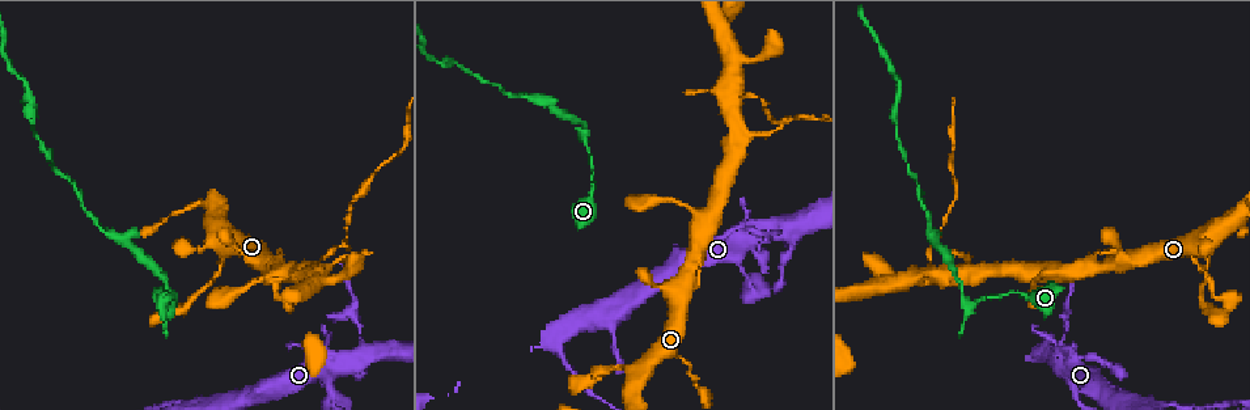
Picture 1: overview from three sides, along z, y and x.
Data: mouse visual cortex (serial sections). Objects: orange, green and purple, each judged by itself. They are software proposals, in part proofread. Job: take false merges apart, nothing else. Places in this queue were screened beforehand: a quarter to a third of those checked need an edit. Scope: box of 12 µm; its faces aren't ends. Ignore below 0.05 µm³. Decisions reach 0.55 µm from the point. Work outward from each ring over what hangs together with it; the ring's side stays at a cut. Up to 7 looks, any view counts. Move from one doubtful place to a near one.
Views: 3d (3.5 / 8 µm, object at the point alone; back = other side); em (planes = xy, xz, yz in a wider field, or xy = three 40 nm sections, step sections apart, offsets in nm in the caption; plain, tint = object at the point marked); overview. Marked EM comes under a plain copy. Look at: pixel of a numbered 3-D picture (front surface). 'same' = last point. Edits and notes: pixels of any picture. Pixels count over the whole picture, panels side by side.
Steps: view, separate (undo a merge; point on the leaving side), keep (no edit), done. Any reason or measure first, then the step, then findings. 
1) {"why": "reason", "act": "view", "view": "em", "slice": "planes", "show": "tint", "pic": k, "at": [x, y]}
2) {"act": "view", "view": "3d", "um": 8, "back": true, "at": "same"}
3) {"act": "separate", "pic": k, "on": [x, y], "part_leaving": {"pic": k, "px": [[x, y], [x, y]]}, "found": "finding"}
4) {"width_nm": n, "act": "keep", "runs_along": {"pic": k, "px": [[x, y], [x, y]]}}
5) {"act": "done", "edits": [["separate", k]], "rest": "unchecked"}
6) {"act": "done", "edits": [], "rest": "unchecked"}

{"why": "sharp bend", "act": "view", "view": "3d", "um": 3.5, "pic": 1, "at": [165, 304]}

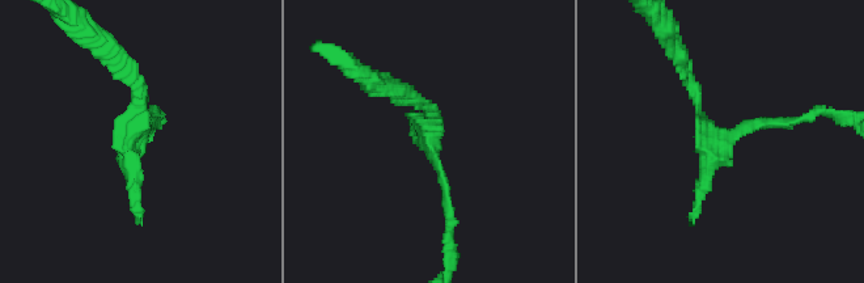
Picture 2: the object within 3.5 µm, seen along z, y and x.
{"act": "view", "view": "em", "slice": "xy", "step": 5, "show": "tint", "pic": 2, "at": [431, 133]}

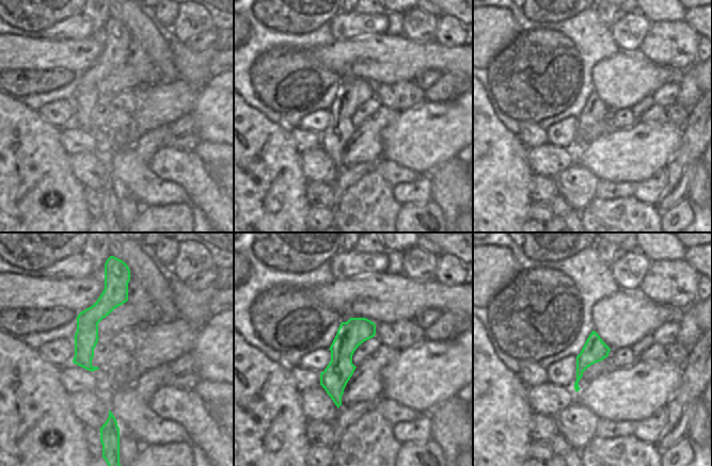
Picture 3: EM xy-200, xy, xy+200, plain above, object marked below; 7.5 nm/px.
{"act": "keep", "runs_along": {"pic": 3, "px": [[363, 320], [342, 349], [337, 402]]}, "found": "all the same cell"}

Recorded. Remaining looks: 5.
{"why": "sudden change in width", "act": "view", "view": "3d", "um": 3.5, "pic": 1, "at": [516, 95]}

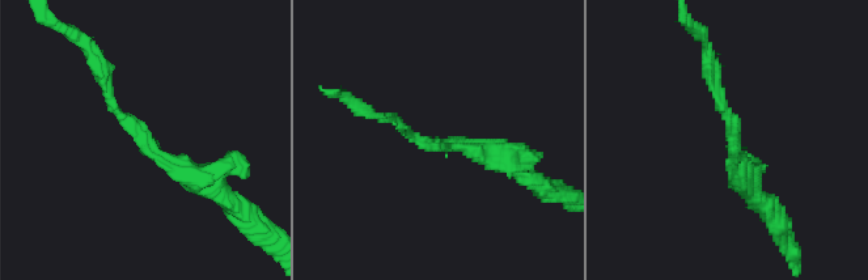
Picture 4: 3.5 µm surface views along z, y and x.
{"why": "need the tissue", "act": "view", "view": "em", "slice": "xy", "step": 2, "show": "tint", "pic": 4, "at": [438, 146]}

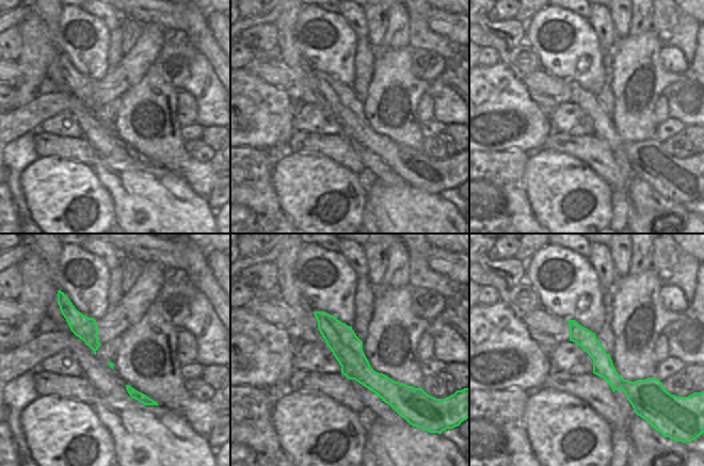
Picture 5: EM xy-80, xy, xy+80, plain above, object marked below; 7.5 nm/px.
{"act": "keep", "found": "all the same cell"}

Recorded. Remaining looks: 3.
{"why": "small branch off a trunk", "act": "view", "view": "3d", "um": 8, "pic": 1, "at": [1061, 343]}

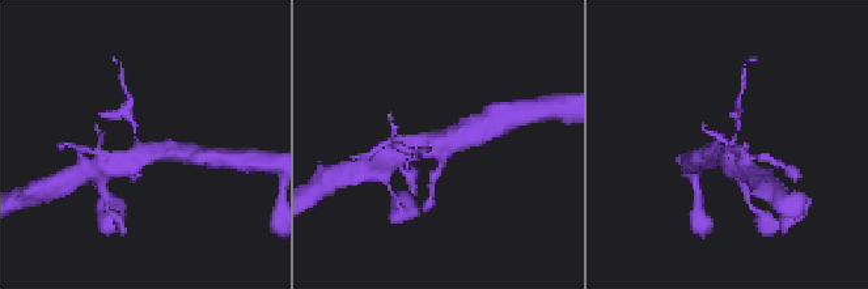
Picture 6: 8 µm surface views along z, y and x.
{"arms": 4, "arm_widths_nm": [150, 150, 600, 600], "act": "view", "view": "em", "slice": "planes", "show": "tint", "pic": 6, "at": [431, 145]}

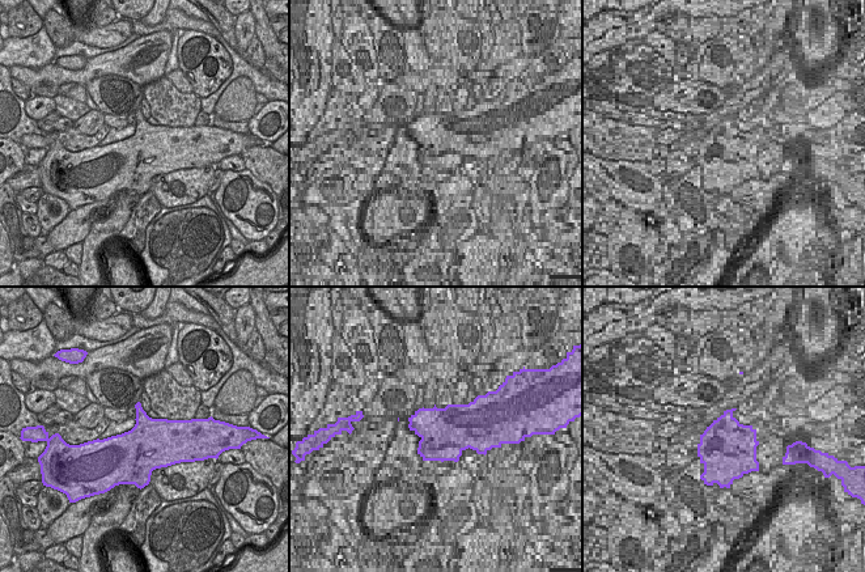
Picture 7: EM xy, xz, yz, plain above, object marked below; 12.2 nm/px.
{"act": "separate", "pic": 6, "on": [128, 115], "border": {"pic": 7, "px": [[141, 409], [136, 418]]}, "found": "a second cell is stuck on"}

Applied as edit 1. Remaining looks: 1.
{"act": "done", "edits": [["separate", 6]], "rest": "unchecked"}

